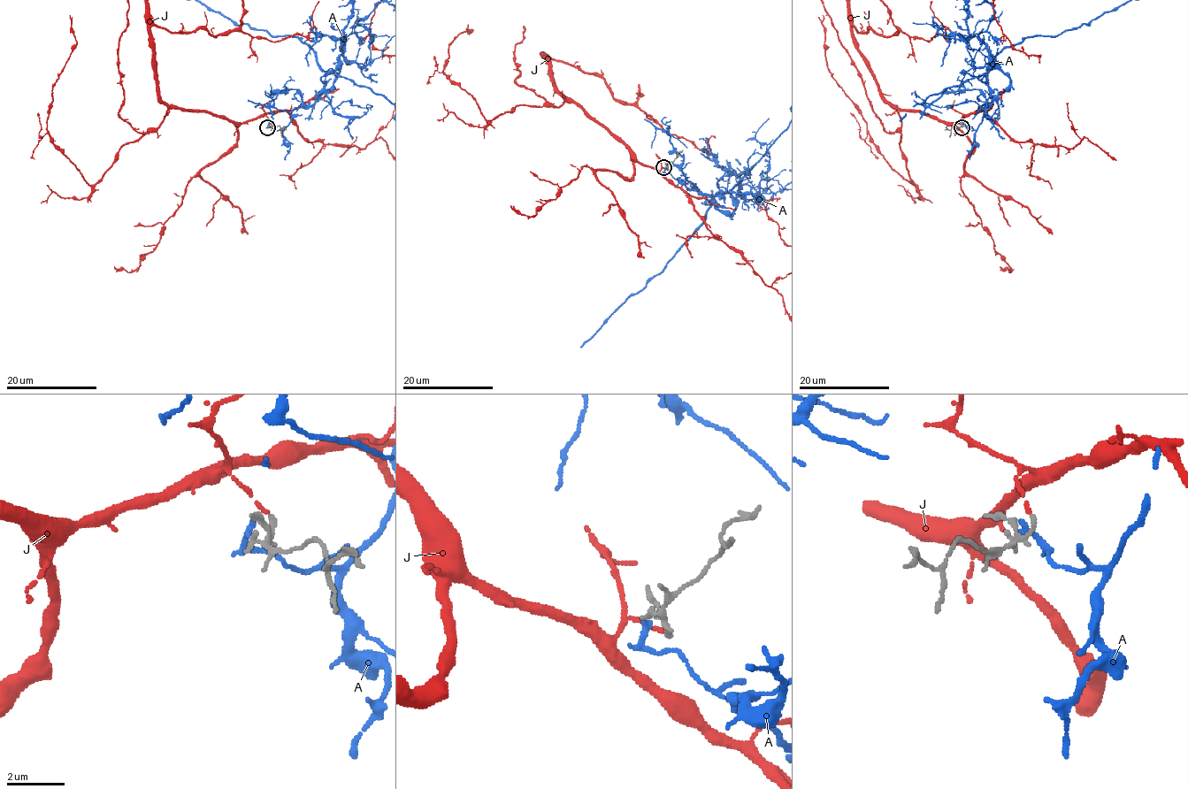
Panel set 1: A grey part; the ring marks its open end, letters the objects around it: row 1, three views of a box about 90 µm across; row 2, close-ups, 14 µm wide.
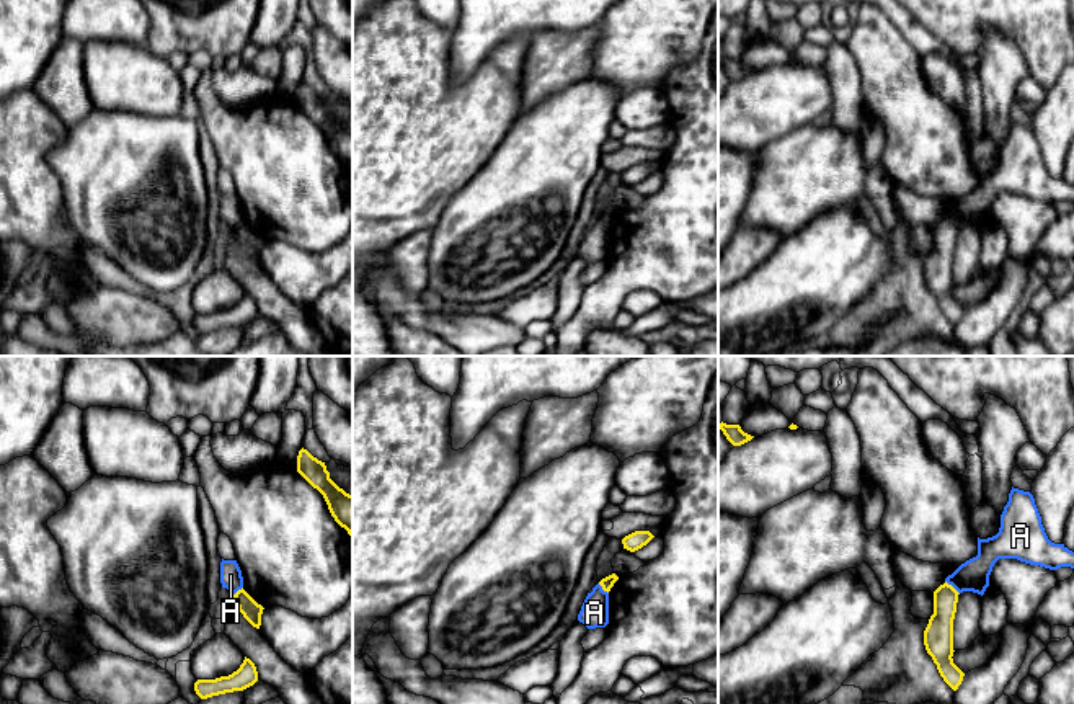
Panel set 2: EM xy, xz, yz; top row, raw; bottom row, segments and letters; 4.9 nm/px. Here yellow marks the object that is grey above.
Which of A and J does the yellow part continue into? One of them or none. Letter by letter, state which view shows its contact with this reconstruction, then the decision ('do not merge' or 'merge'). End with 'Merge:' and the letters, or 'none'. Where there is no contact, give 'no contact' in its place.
A: yz | do not merge
J: no contact | do not merge
Merge: none

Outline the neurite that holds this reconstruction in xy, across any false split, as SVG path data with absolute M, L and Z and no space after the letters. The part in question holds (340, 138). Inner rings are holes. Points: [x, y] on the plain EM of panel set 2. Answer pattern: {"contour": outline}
{"contour": "M304 82L297 90L297 106L323 129L335 155L353 172L353 129L340 123L330 113L325 96L313 91Z"}

